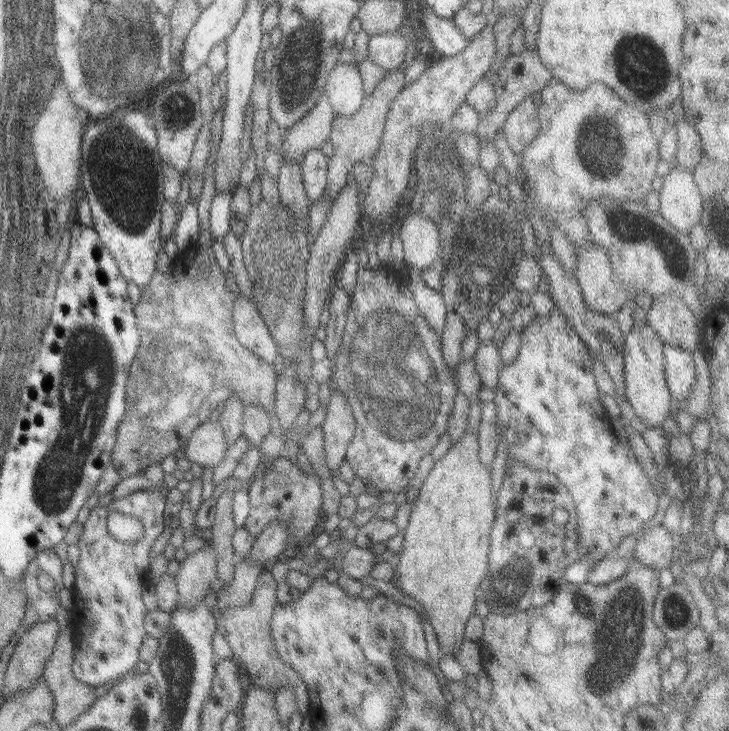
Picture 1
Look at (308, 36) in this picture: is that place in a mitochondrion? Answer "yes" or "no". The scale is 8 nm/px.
yes

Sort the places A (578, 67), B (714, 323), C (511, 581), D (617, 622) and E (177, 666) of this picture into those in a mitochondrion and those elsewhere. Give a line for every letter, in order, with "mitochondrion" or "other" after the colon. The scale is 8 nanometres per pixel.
A: other
B: other
C: mitochondrion
D: mitochondrion
E: mitochondrion

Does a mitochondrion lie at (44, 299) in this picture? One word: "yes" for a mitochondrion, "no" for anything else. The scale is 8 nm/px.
yes

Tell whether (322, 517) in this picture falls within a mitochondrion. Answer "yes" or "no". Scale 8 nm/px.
no

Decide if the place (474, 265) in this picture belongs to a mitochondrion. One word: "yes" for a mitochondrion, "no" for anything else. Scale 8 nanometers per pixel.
yes

